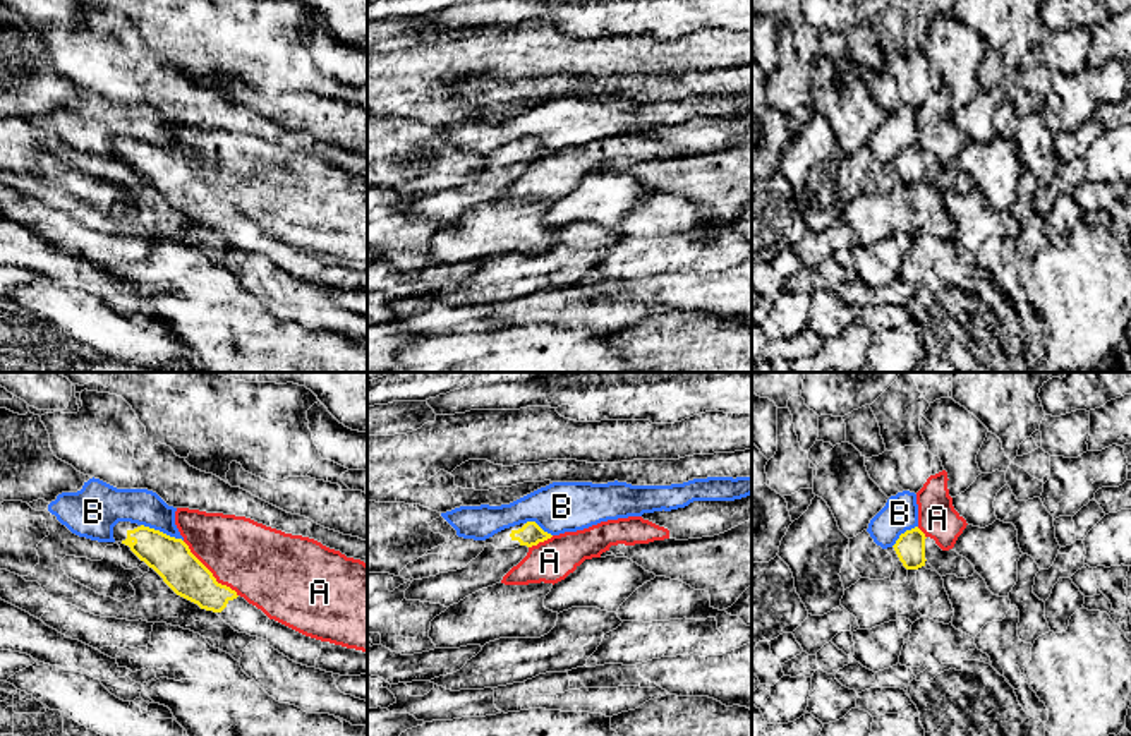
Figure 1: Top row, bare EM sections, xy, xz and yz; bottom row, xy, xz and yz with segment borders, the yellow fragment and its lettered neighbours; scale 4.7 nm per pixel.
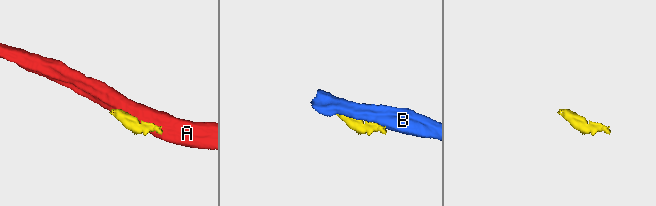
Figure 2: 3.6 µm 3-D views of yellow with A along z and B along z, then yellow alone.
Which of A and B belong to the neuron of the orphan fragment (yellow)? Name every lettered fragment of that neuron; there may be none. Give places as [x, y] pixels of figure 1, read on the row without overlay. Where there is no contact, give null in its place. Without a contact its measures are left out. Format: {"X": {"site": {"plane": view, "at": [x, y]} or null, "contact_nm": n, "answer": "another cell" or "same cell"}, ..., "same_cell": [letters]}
{"A": {"site": {"plane": "xy", "at": [210, 187]}, "contact_nm": 380, "answer": "another cell"}, "B": {"site": {"plane": "xy", "at": [162, 148]}, "contact_nm": 220, "answer": "another cell"}, "same_cell": []}

